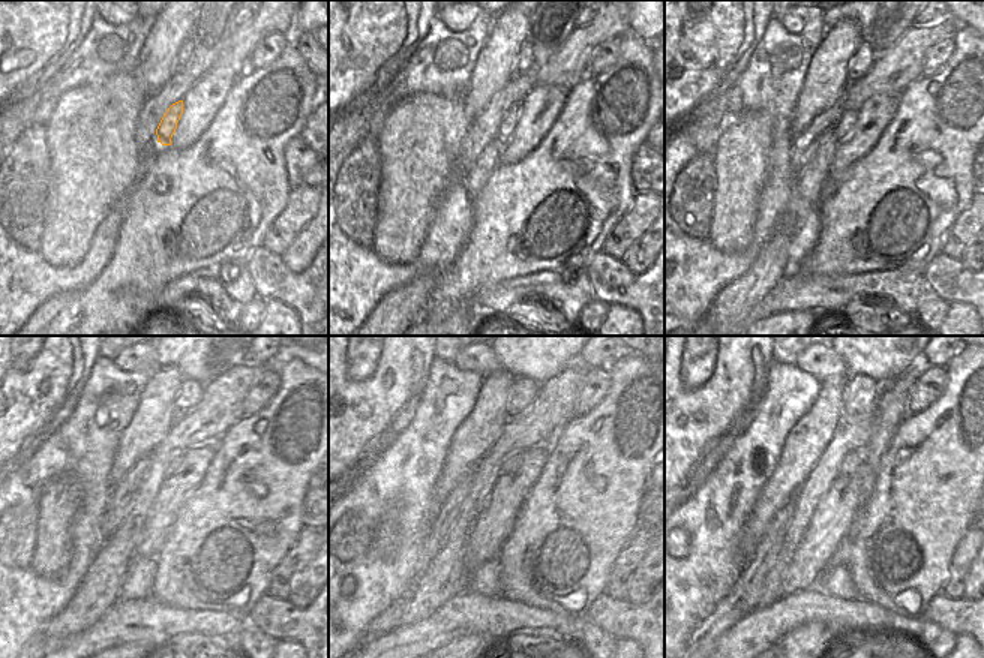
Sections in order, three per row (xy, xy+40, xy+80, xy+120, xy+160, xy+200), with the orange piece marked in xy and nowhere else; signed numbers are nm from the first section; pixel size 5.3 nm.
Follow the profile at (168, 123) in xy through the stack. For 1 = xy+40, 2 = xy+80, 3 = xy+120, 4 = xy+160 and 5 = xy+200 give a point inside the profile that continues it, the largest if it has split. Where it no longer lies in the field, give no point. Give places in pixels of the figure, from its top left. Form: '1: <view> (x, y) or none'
1: xy+40 (506, 128)
2: xy+80 (848, 119)
3: xy+120 (177, 456)
4: xy+160 (512, 463)
5: xy+200 (852, 460)

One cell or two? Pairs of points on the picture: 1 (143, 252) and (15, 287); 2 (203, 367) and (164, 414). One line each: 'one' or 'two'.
1: two
2: two

